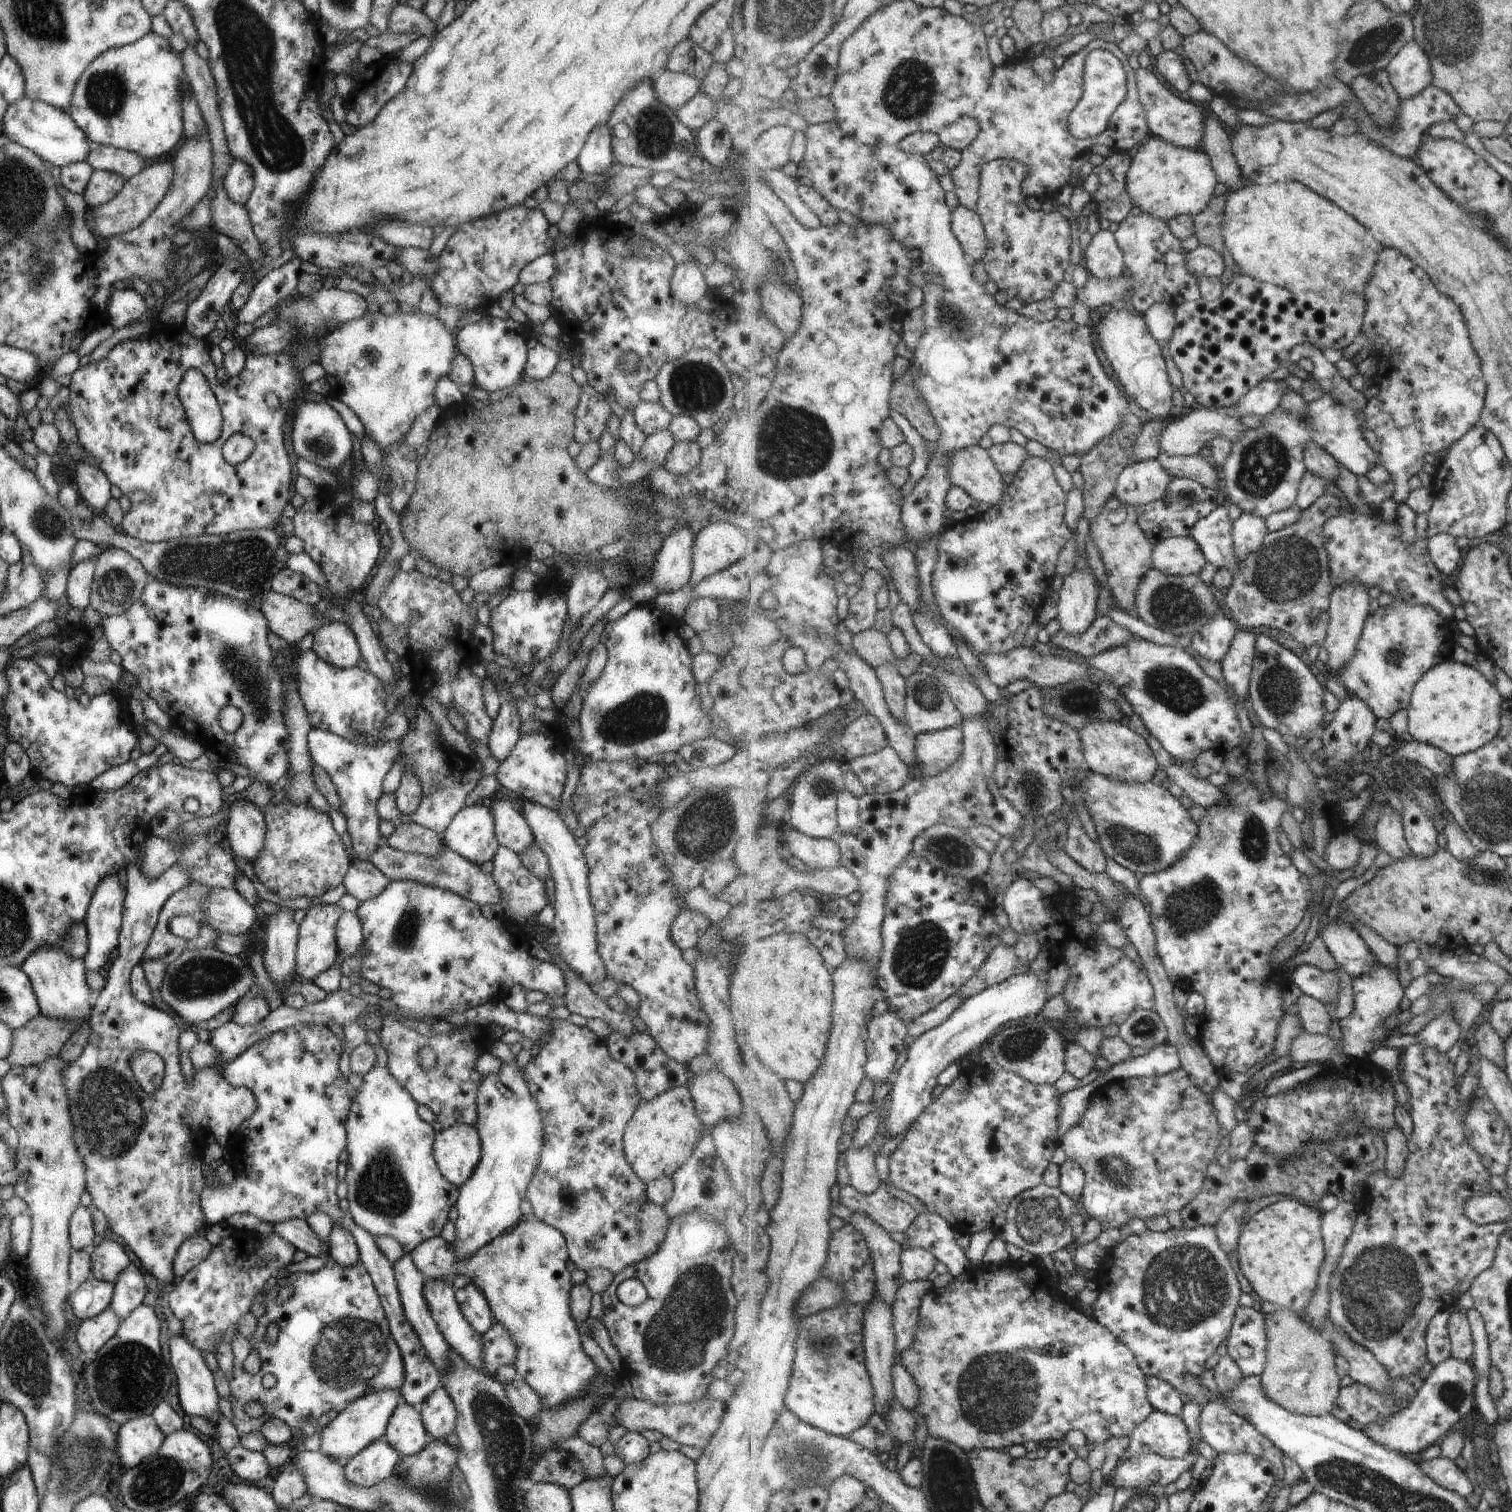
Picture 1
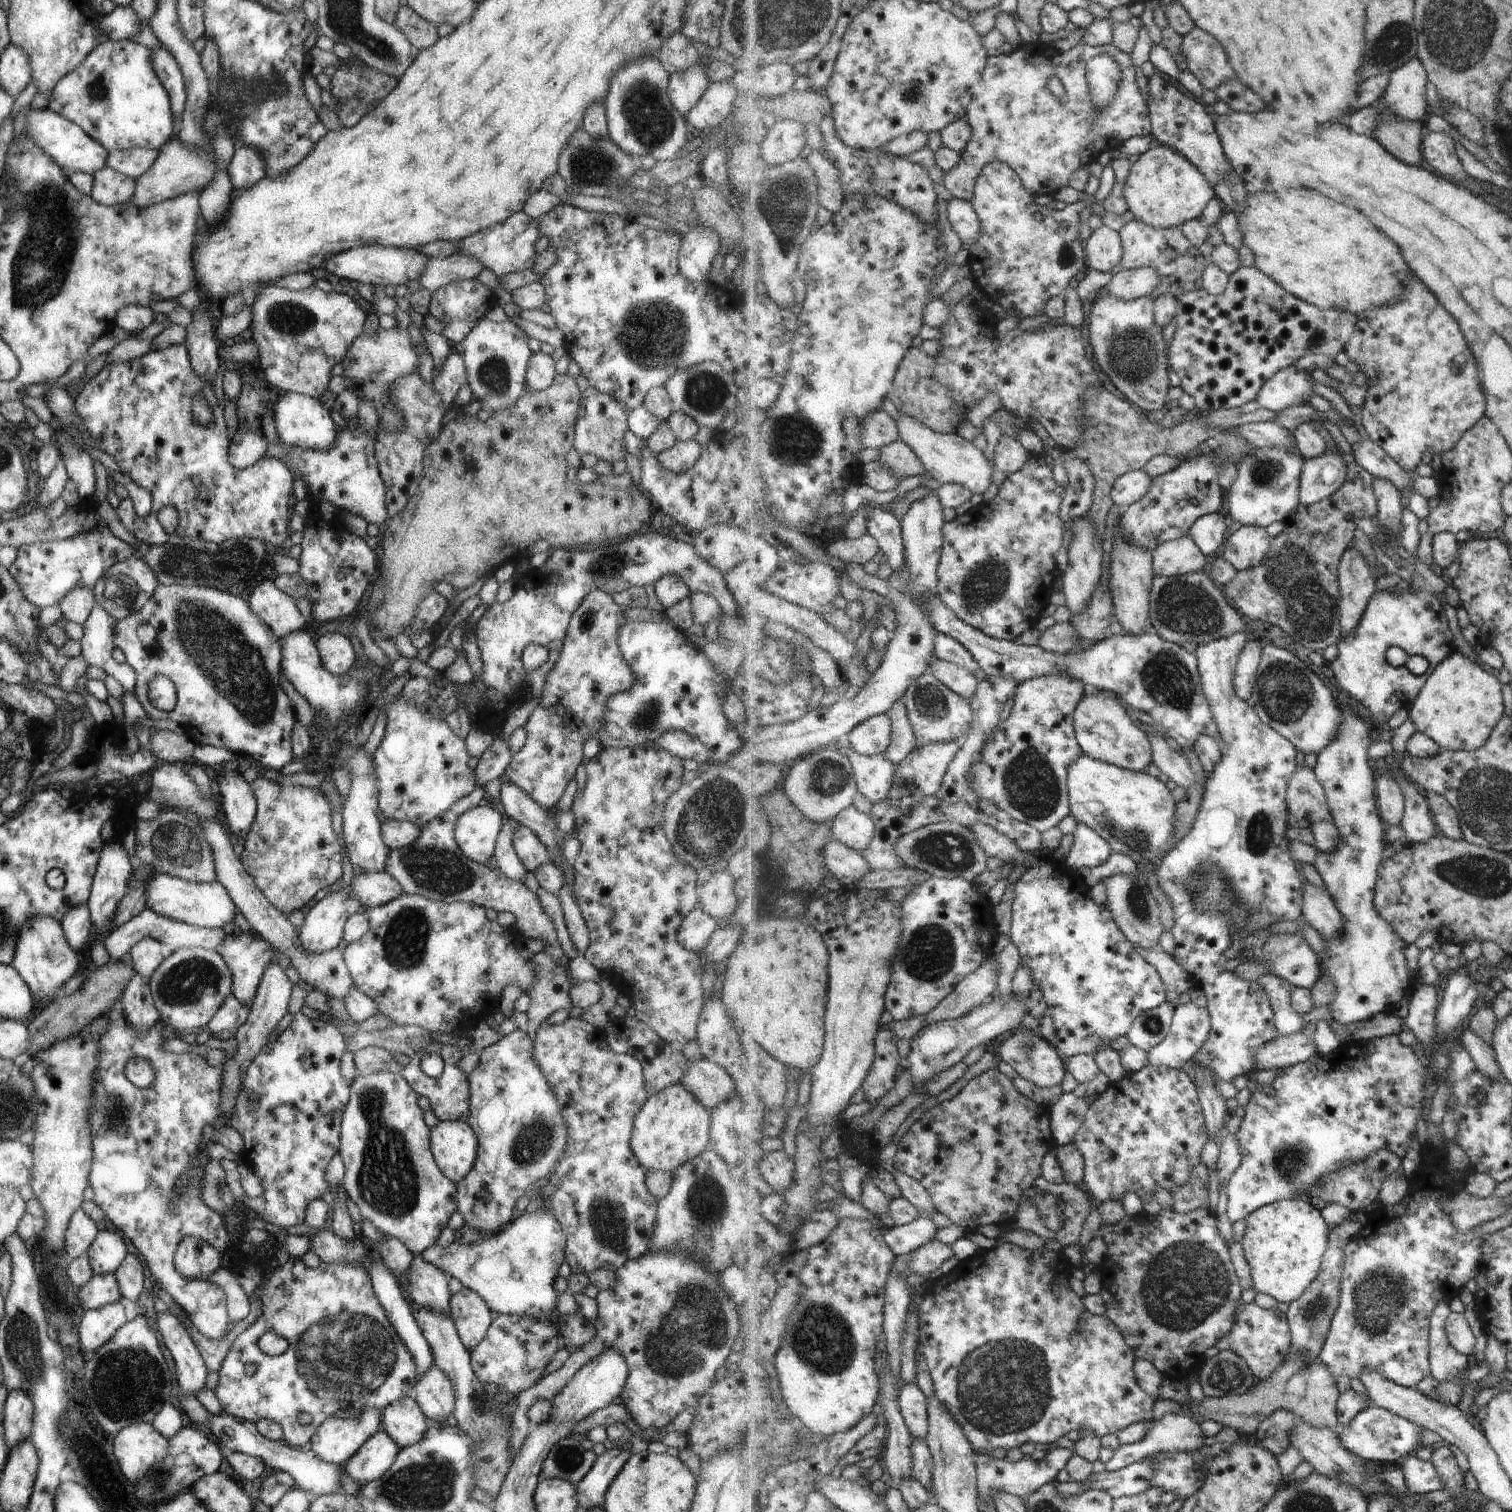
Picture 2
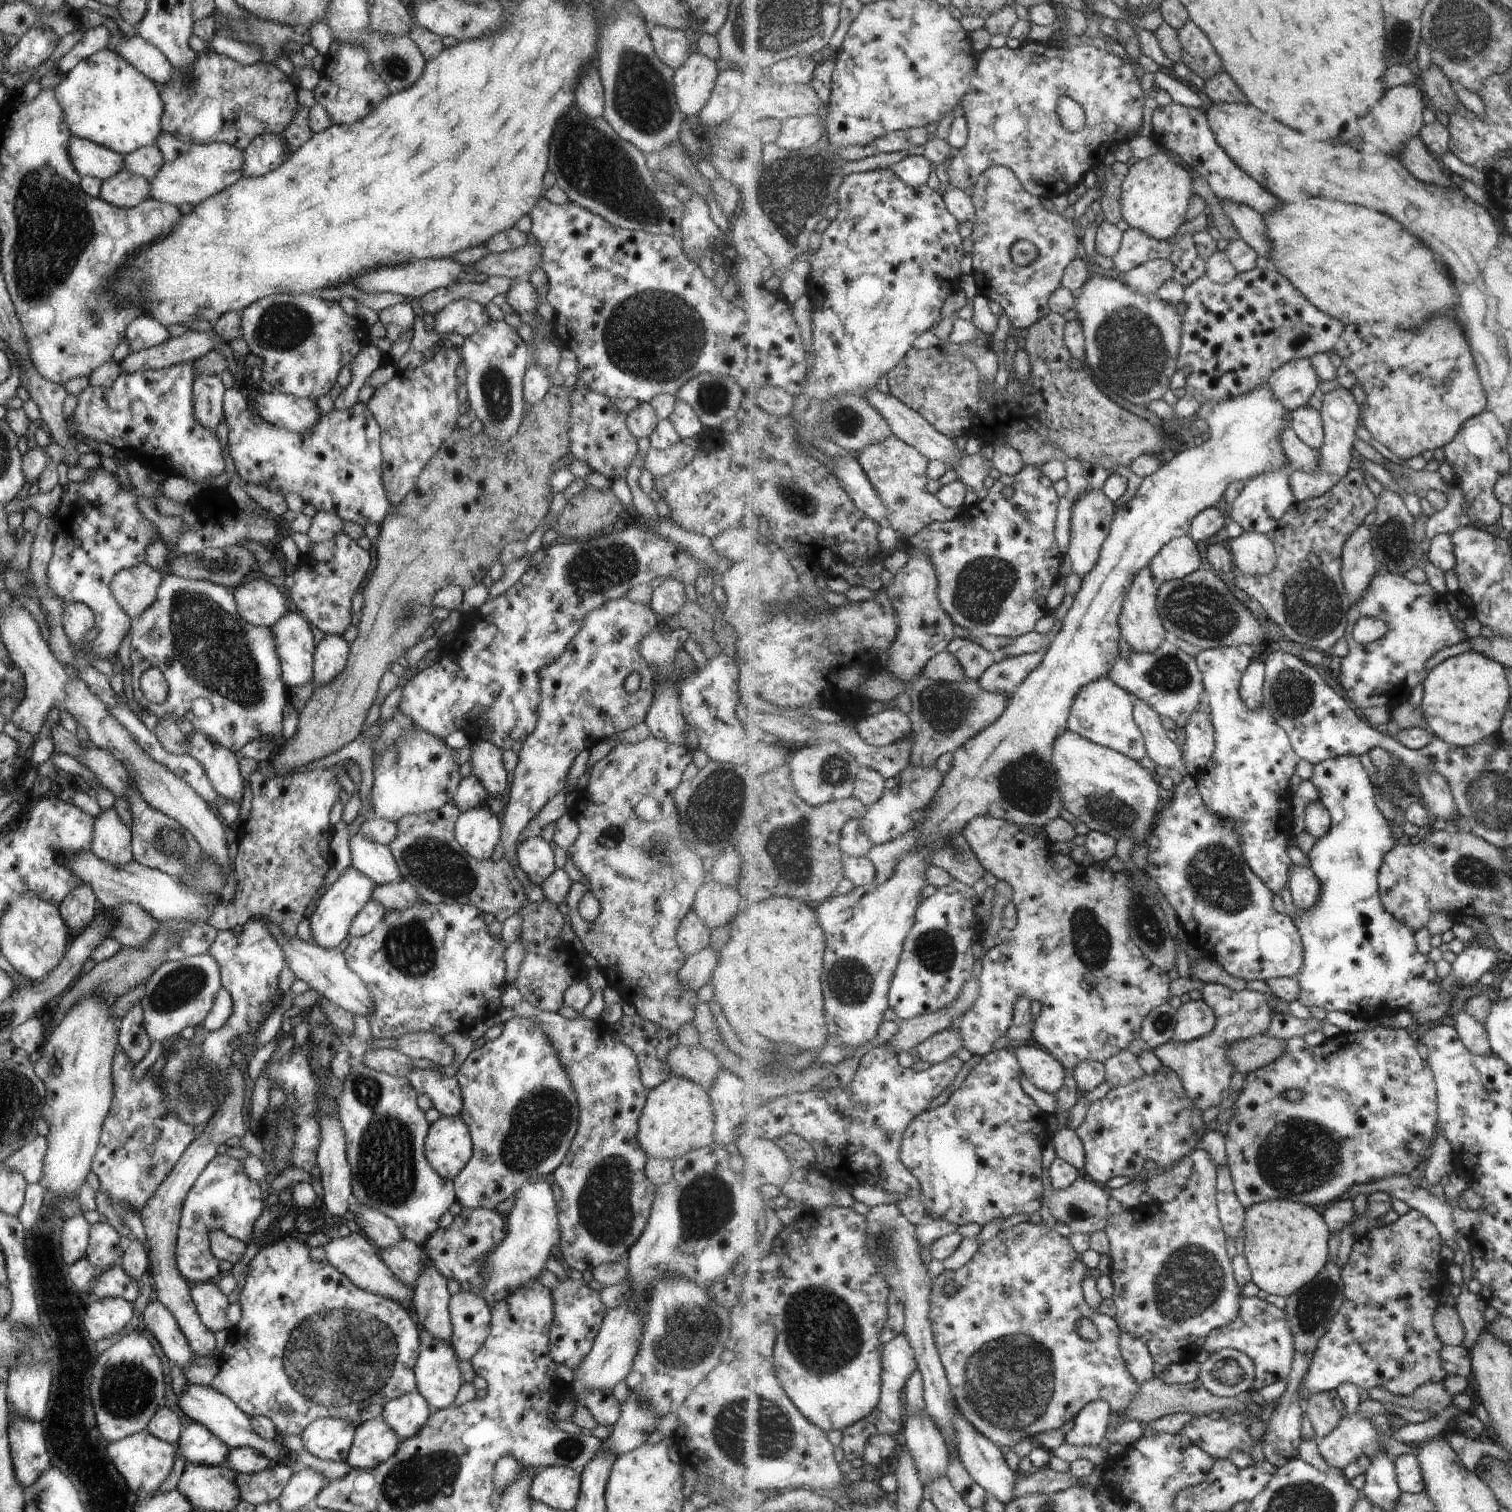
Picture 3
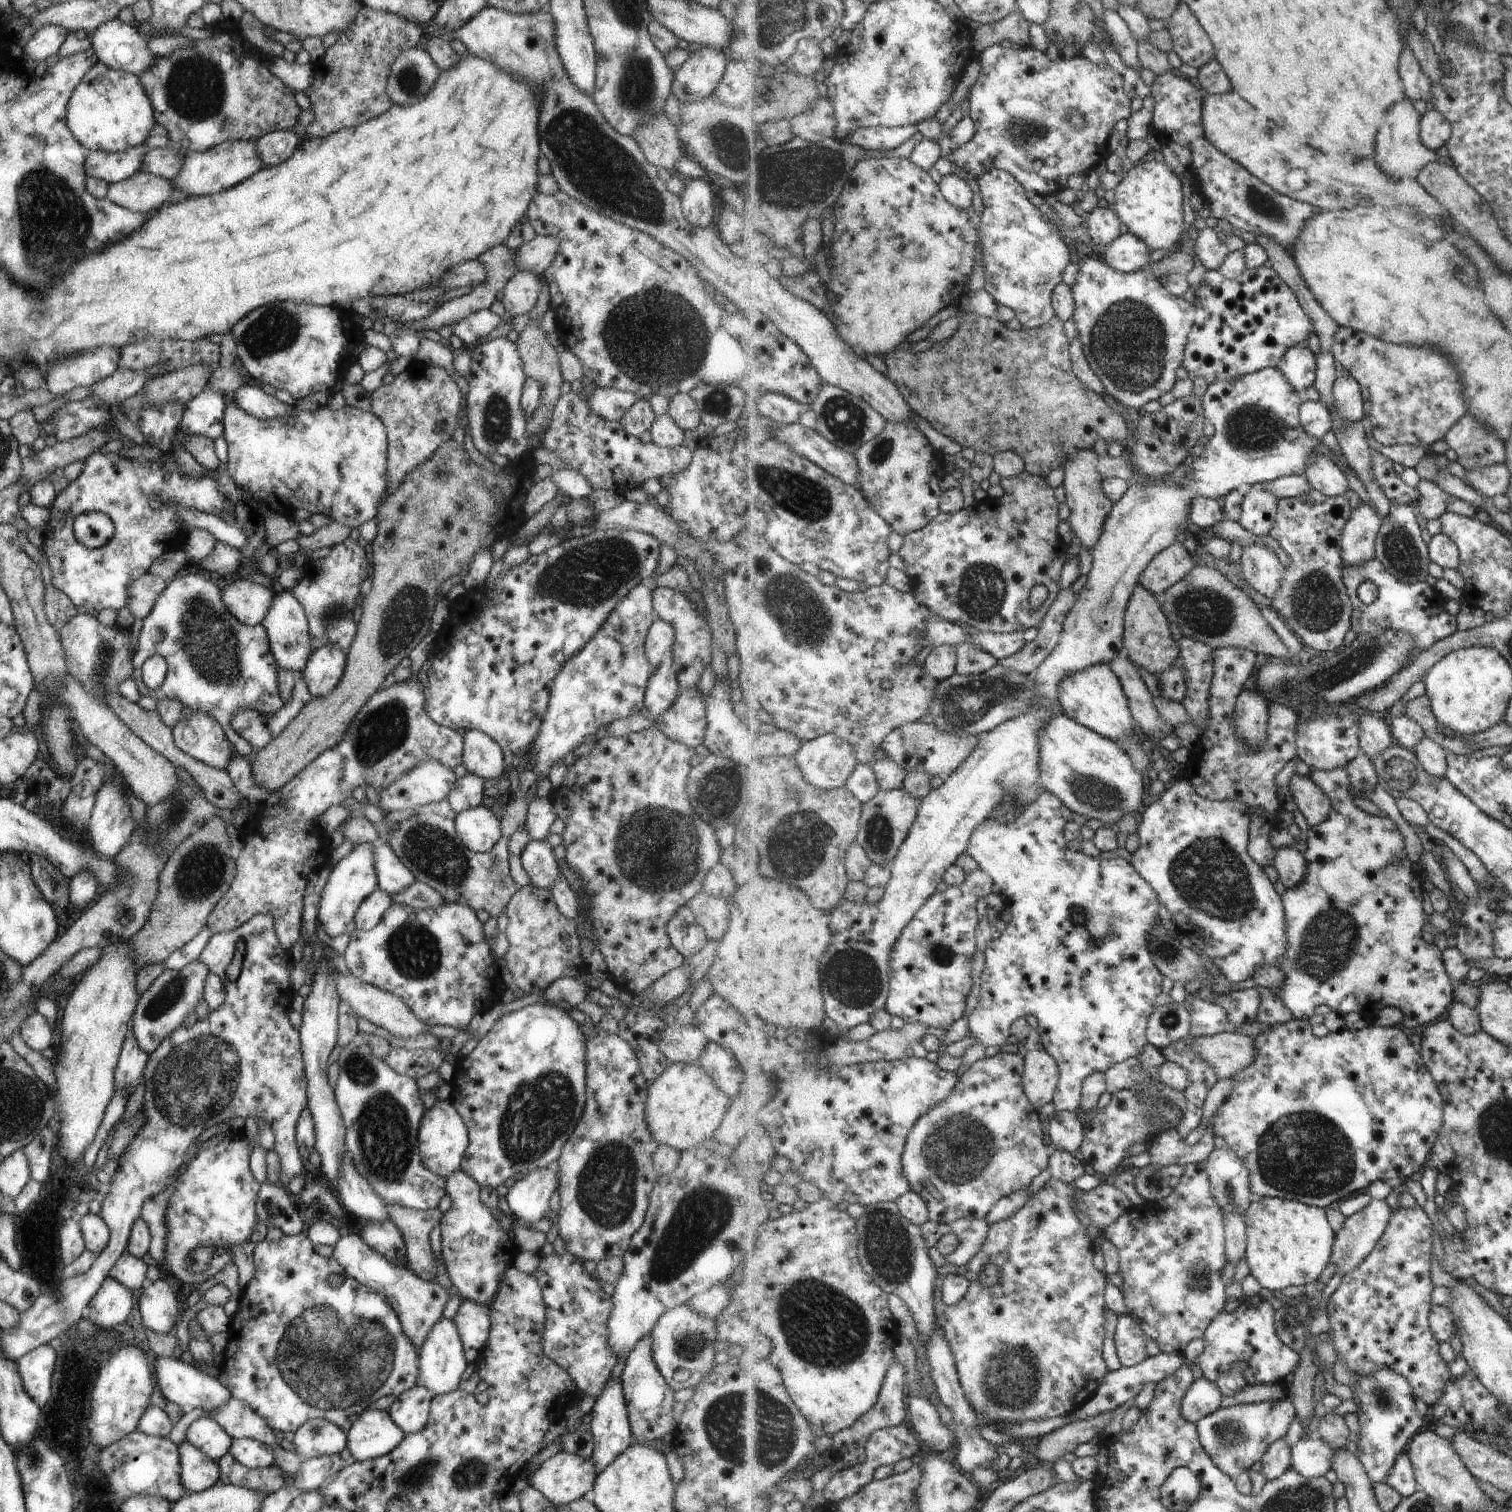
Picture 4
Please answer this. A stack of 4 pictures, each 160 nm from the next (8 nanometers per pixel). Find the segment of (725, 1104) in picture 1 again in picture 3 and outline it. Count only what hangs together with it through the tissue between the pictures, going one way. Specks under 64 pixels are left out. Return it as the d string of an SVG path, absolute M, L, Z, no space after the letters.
M677 1043L666 1052L666 1061L671 1074L685 1077L707 1089L716 1077L716 1072L724 1065L709 1050L699 1044L688 1047Z

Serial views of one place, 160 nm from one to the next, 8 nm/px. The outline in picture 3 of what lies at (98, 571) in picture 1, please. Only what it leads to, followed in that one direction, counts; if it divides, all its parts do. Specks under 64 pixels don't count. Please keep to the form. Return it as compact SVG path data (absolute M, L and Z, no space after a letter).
M143 562L112 576L110 595L130 620L137 618L155 600L163 573Z

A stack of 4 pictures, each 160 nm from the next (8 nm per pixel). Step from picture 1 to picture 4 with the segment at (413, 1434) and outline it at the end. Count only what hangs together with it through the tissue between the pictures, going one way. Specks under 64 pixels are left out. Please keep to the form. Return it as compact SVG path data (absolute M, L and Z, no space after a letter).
M413 1385L396 1396L389 1406L390 1419L404 1432L416 1433L425 1426L434 1392L423 1385Z

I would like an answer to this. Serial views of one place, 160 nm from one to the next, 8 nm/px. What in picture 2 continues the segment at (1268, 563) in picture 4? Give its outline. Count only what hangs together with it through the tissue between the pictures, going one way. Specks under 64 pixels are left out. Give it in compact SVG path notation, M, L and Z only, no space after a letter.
M1243 525L1236 532L1229 533L1224 547L1219 551L1219 556L1223 558L1223 560L1227 560L1232 566L1235 566L1238 572L1248 570L1265 561L1270 550L1270 540L1265 528Z

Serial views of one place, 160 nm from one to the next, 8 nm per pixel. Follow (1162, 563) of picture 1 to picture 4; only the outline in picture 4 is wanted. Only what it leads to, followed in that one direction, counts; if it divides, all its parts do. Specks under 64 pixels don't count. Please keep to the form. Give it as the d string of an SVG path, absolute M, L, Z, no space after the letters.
M1177 542L1148 564L1144 574L1140 576L1140 583L1153 594L1165 594L1196 566L1185 546Z

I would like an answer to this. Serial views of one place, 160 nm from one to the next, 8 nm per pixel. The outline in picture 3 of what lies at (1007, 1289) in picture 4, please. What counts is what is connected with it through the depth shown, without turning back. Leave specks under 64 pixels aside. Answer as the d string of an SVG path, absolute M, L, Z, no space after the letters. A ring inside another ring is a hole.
M1044 1214L1041 1223L1025 1221L1014 1227L1001 1231L995 1238L984 1242L979 1247L979 1252L971 1262L968 1262L959 1270L945 1268L943 1272L934 1277L934 1285L930 1294L932 1309L930 1319L934 1328L936 1343L943 1366L946 1368L947 1378L954 1396L954 1400L963 1414L975 1425L975 1428L990 1438L998 1447L1015 1446L1017 1442L1025 1438L1033 1439L1039 1432L1047 1432L1055 1428L1066 1428L1069 1420L1079 1414L1079 1411L1089 1403L1095 1401L1105 1401L1111 1405L1112 1413L1122 1413L1133 1402L1134 1396L1140 1391L1138 1380L1129 1372L1128 1365L1124 1361L1120 1347L1120 1324L1114 1318L1105 1313L1097 1313L1091 1310L1091 1306L1085 1302L1083 1296L1083 1280L1087 1278L1090 1269L1085 1266L1083 1256L1075 1252L1073 1244L1068 1237L1063 1237L1057 1230L1052 1228L1052 1222ZM949 1280L954 1280L958 1284L958 1290L953 1296L945 1292L945 1285ZM1088 1318L1092 1321L1099 1333L1099 1339L1089 1341L1081 1338L1077 1332L1077 1322Z

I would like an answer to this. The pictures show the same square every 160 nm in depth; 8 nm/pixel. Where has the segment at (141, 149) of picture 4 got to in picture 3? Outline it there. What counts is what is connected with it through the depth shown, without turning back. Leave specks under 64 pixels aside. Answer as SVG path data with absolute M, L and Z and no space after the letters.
M73 135L68 142L68 155L81 177L89 175L105 180L123 170L124 155Z

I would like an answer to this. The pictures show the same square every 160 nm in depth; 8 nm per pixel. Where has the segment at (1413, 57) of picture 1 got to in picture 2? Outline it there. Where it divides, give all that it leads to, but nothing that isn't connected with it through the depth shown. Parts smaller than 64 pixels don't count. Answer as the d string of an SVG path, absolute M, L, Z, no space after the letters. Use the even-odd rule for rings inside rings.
M1416 57L1391 73L1384 104L1405 120L1425 121L1429 117L1427 105L1429 74ZM1428 81L1428 82L1427 82Z

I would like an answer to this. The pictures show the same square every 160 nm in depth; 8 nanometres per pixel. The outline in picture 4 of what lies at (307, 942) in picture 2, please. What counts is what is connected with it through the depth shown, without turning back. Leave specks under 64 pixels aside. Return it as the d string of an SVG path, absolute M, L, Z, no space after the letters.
M371 843L353 845L351 850L333 865L318 900L317 918L324 928L325 935L330 937L343 933L349 935L356 928L355 911L359 903L376 888L373 849Z

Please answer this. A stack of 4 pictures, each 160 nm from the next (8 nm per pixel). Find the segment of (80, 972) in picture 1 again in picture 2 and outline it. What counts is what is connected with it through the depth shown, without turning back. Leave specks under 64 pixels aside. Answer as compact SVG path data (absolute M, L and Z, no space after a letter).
M35 916L19 926L15 940L15 954L10 964L27 984L32 997L43 1006L57 998L56 992L71 977L76 975L79 960L77 952L65 942L59 922L49 916Z

